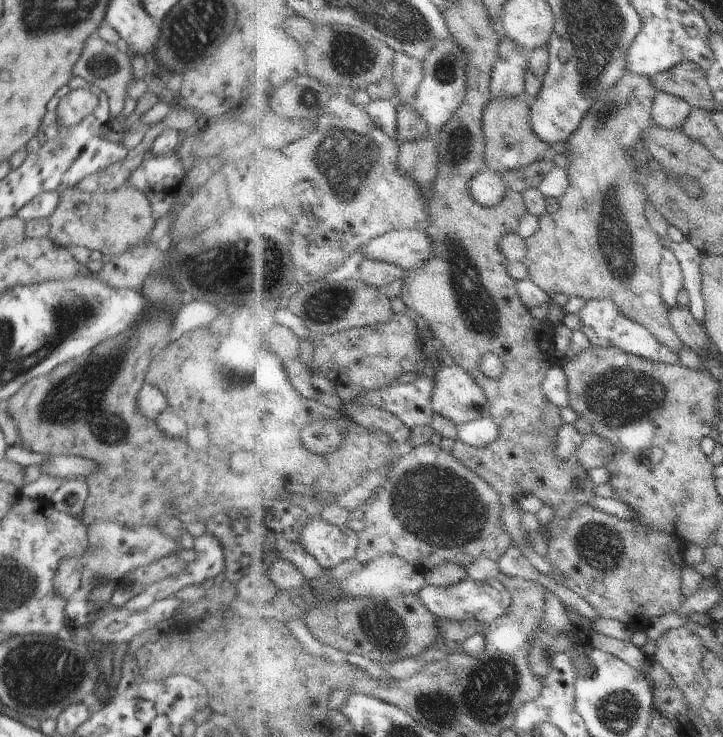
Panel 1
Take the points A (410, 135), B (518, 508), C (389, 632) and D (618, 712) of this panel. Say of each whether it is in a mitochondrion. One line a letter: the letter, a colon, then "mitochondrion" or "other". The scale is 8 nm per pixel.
A: other
B: other
C: mitochondrion
D: mitochondrion

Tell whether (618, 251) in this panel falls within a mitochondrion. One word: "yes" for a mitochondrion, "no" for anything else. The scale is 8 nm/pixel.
yes

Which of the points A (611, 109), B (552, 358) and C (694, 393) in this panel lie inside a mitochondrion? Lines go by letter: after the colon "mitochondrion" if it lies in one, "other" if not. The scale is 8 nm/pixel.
A: mitochondrion
B: other
C: other

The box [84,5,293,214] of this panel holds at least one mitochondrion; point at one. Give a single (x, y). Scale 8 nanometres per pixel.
(102, 65)

